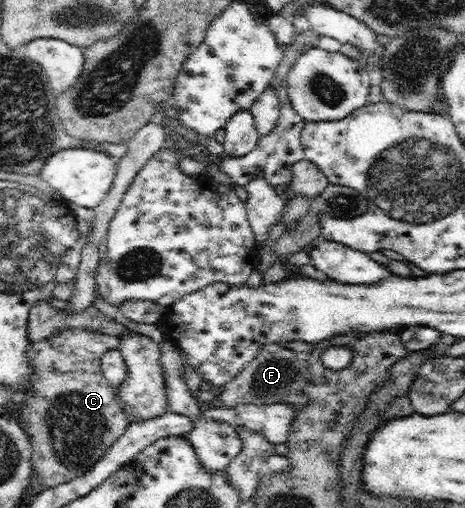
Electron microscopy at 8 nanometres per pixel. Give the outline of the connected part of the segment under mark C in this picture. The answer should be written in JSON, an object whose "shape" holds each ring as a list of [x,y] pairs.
{"shape":[[[70,328],[62,329],[62,332],[53,334],[38,344],[29,344],[27,356],[33,365],[32,378],[28,382],[24,402],[18,407],[20,427],[28,435],[32,445],[32,484],[39,482],[43,488],[49,489],[82,476],[106,454],[115,440],[125,434],[132,420],[122,409],[116,389],[106,380],[100,368],[102,356],[110,350],[119,349],[120,342],[120,337],[116,335],[88,328]]]}

